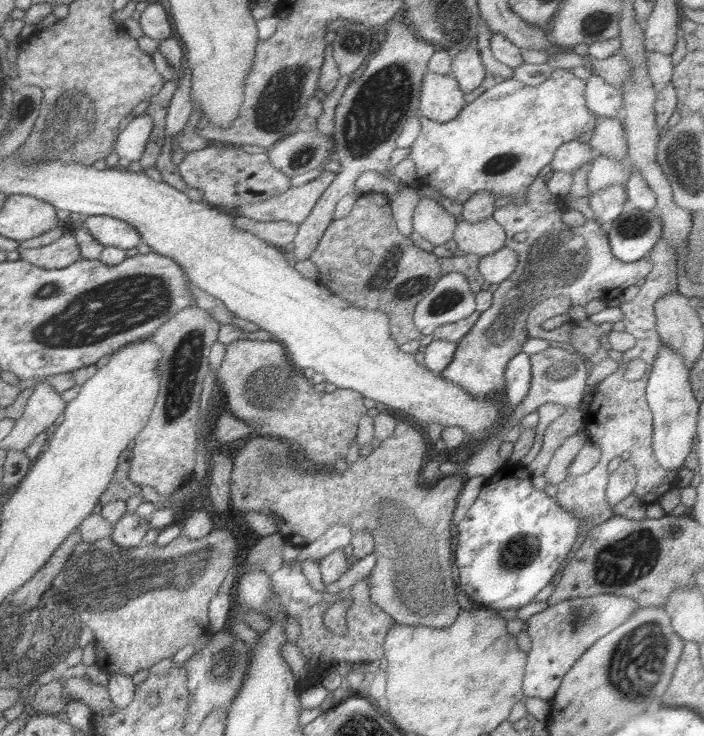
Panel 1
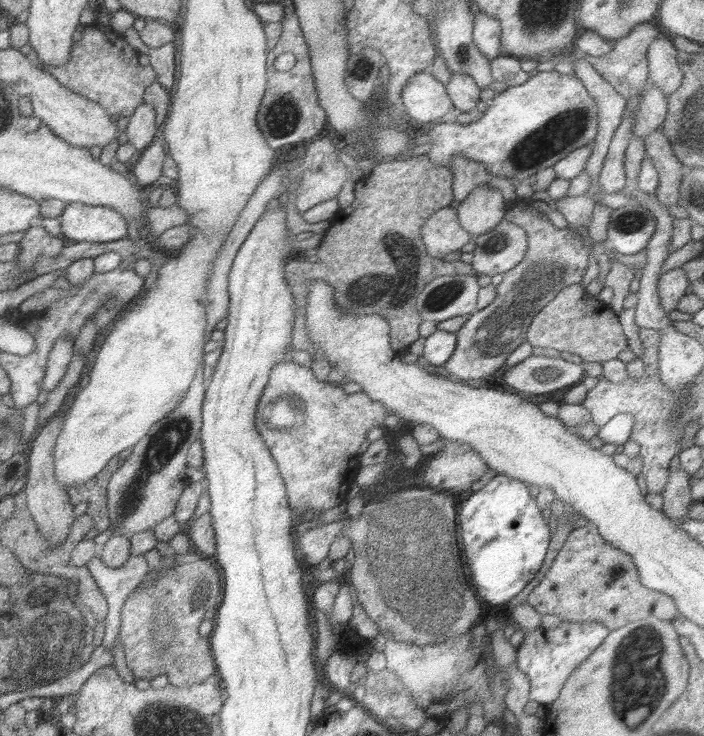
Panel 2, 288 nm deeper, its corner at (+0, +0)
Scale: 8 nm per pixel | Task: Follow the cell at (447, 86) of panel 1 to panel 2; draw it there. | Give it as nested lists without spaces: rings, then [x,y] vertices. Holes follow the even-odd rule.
[[[429,72],[413,76],[401,92],[403,106],[413,120],[421,122],[439,122],[443,116],[449,116],[455,108],[447,88]]]

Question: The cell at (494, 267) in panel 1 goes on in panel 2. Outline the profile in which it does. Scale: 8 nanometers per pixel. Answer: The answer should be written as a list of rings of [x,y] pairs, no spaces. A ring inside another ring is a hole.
[[[501,220],[493,230],[475,238],[477,248],[473,250],[471,268],[479,276],[505,274],[523,260],[527,250],[527,236],[517,224]]]

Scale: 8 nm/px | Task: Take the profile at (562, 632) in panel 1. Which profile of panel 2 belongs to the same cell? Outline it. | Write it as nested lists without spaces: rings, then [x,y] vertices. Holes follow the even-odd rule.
[[[503,612],[503,616],[485,616],[483,626],[487,630],[487,634],[493,634],[495,630],[503,630],[507,626],[515,626],[515,630],[521,630],[523,642],[517,648],[517,666],[521,672],[527,674],[531,690],[529,690],[529,702],[537,702],[539,706],[549,706],[551,702],[557,700],[563,684],[567,682],[567,678],[571,676],[571,672],[575,672],[575,668],[587,658],[591,656],[591,652],[595,652],[595,648],[599,648],[599,644],[603,642],[603,638],[611,632],[609,628],[605,628],[601,622],[589,620],[589,622],[561,622],[557,628],[521,628],[519,624],[515,624],[507,612]]]

